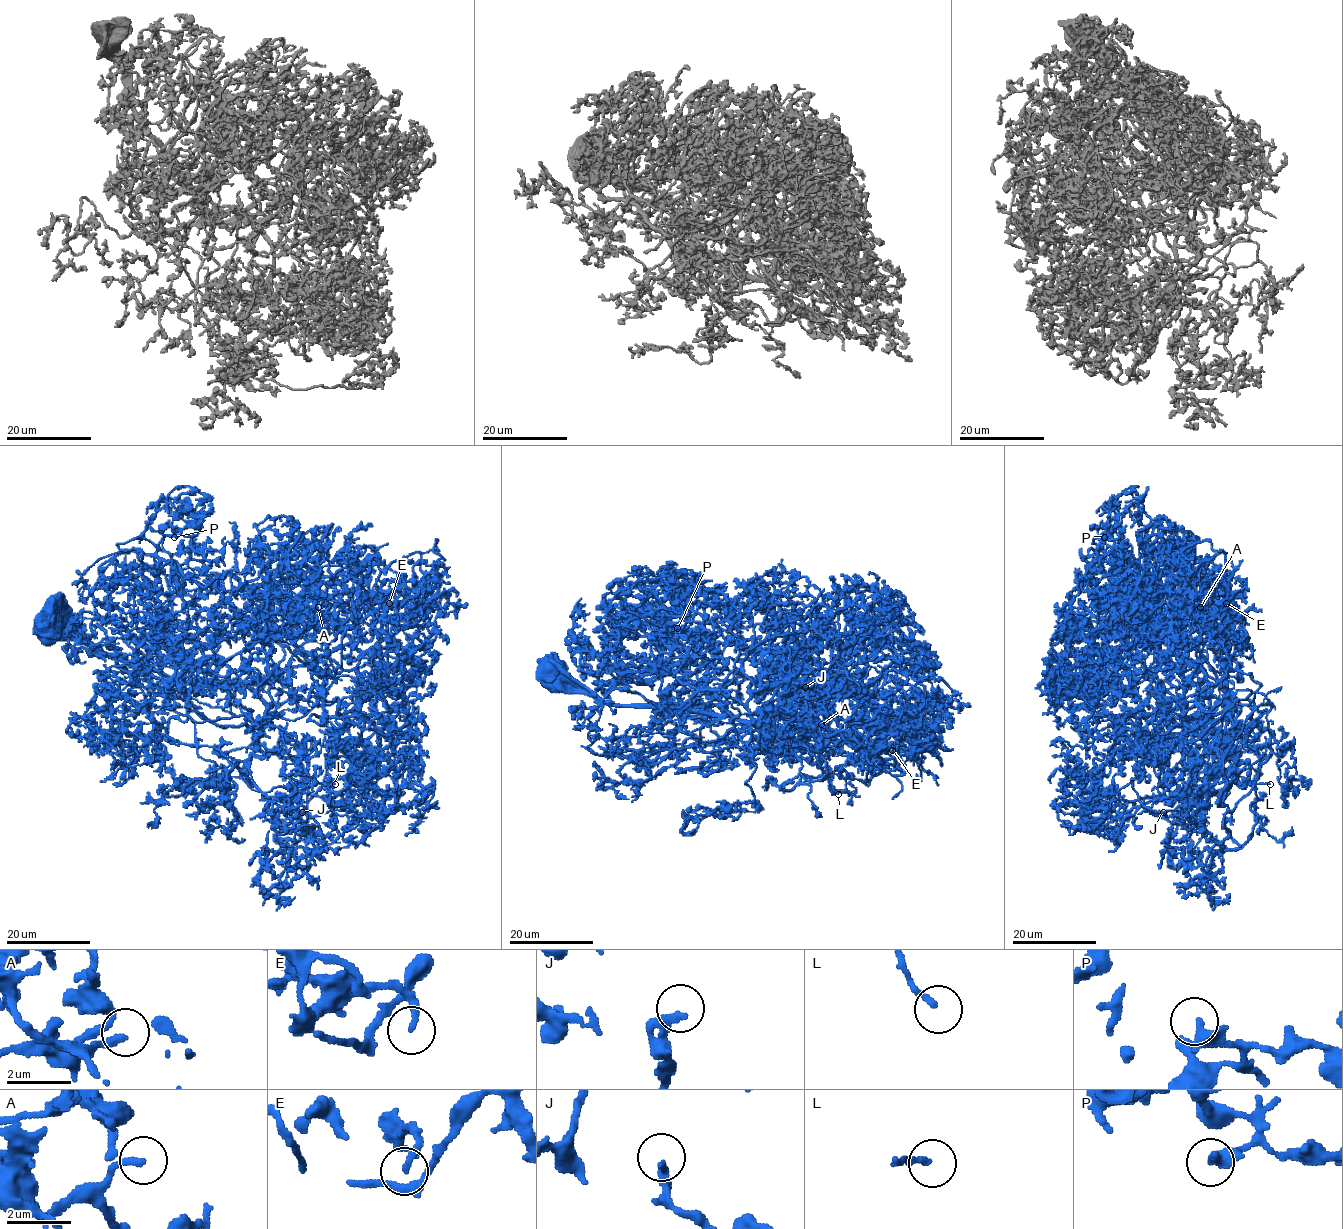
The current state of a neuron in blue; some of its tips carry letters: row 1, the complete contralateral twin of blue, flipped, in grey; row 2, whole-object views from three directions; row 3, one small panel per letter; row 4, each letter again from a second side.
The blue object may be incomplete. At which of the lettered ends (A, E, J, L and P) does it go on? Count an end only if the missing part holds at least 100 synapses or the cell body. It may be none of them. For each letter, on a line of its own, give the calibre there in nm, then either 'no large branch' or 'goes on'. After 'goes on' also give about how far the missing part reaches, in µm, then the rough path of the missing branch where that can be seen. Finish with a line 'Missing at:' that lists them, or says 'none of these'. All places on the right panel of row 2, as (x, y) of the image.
A: 220 nm | no large branch
E: 200 nm | no large branch
J: 280 nm | goes on | 15 µm | (1163, 812), (1162, 819), (1147, 831), (1141, 821), (1150, 815)
L: 160 nm | no large branch
P: 440 nm | no large branch
Missing at: J

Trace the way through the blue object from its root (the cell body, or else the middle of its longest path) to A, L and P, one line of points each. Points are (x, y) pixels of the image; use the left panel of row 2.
A: (53, 619), (170, 681), (322, 668), (324, 703), (294, 720), (280, 712), (299, 699), (277, 680), (318, 607)
L: (53, 619), (157, 677), (246, 684), (265, 706), (256, 745), (335, 784)
P: (53, 619), (157, 677), (246, 684), (257, 727), (211, 723), (136, 660), (184, 611), (162, 526), (174, 537)

